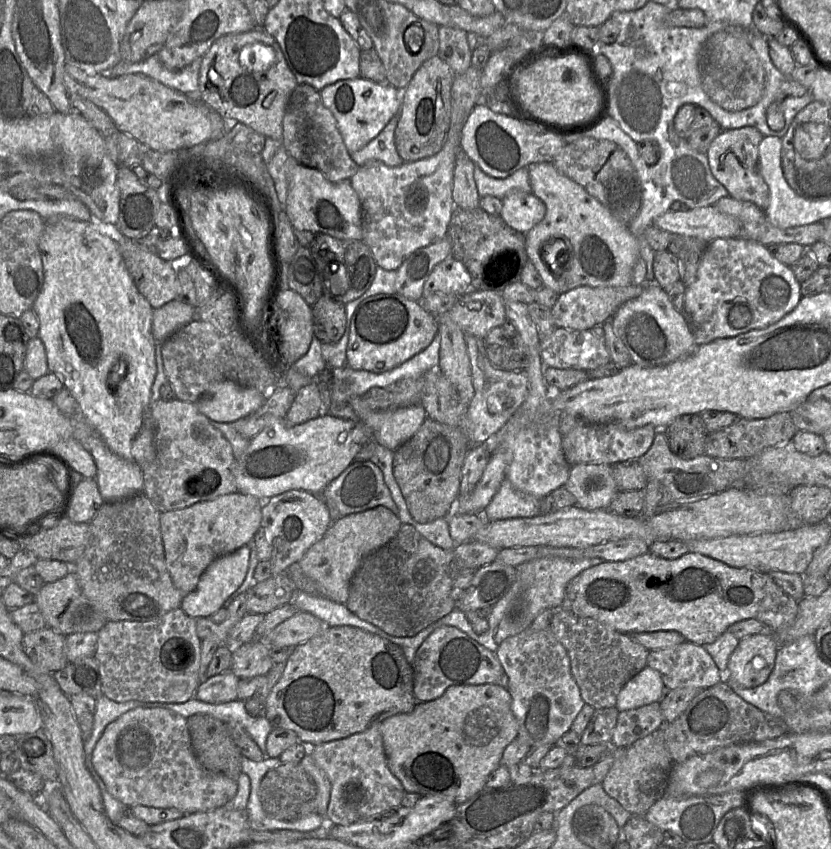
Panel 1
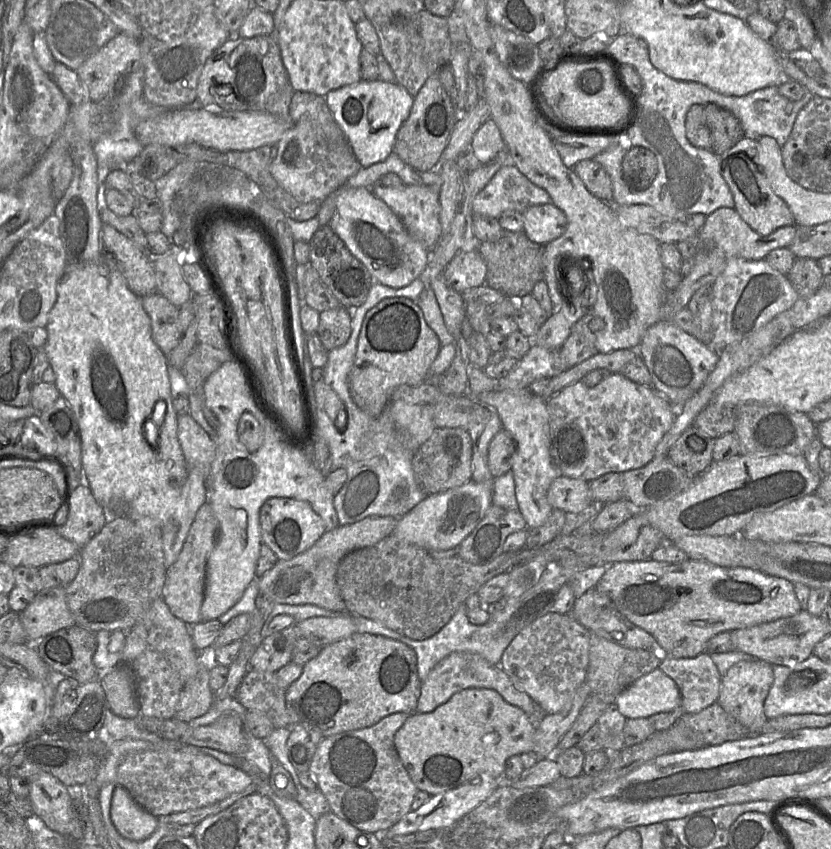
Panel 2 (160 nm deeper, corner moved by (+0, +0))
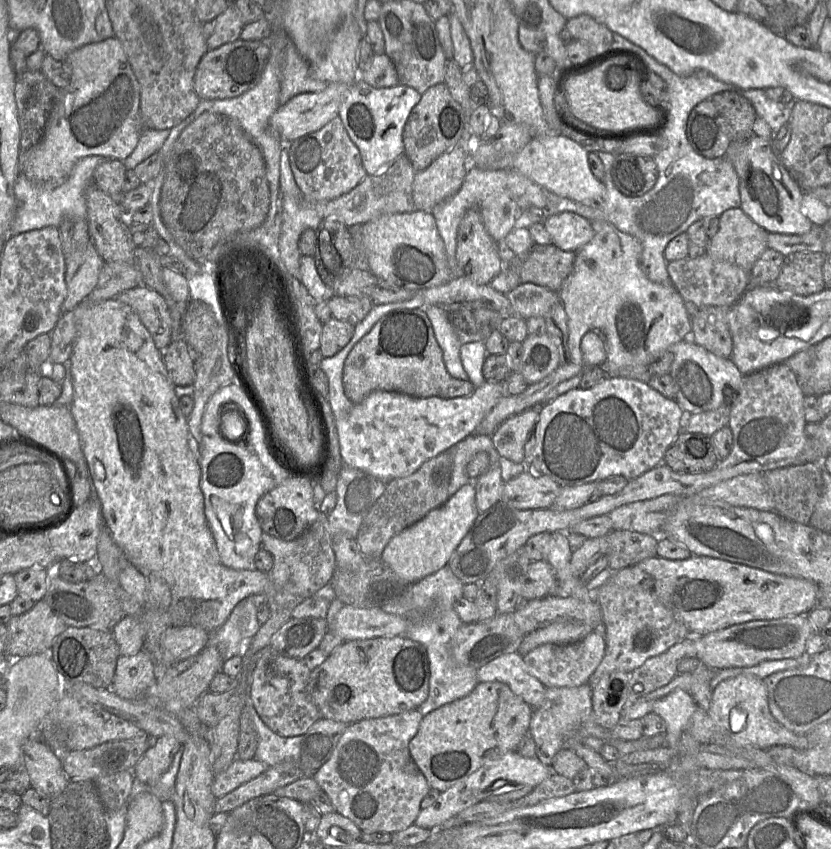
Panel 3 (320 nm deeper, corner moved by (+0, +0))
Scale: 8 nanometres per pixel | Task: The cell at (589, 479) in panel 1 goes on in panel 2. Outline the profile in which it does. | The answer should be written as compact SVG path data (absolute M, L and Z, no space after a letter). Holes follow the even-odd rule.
M563 475L552 482L547 499L553 508L574 514L580 513L593 502L589 482Z

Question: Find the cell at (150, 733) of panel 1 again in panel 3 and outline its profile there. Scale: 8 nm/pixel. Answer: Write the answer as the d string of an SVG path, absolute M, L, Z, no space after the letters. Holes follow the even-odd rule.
M236 758L224 771L214 775L211 791L218 799L256 778L266 771L268 767L264 762L256 758L251 760Z

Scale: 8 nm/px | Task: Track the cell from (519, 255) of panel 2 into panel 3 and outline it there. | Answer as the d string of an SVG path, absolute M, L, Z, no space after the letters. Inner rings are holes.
M534 244L518 265L521 283L533 283L558 291L572 273L575 252L565 251L553 244Z

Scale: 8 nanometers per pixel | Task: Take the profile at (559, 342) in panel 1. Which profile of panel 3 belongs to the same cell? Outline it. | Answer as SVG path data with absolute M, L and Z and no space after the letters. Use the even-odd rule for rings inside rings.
M485 381L469 396L456 398L413 397L395 391L373 391L362 402L354 404L347 415L336 419L342 461L384 483L409 476L424 462L474 434L485 416L503 396L508 395L505 395L502 382L491 381Z

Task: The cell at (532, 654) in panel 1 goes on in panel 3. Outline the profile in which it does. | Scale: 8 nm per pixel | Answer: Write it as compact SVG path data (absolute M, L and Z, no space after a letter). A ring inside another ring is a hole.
M593 631L580 641L570 644L543 644L523 656L528 672L546 688L578 687L587 684L589 678L601 663L606 650L604 636Z

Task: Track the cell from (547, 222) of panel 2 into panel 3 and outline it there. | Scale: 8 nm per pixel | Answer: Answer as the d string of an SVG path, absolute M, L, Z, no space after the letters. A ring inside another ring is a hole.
M561 212L548 217L543 225L554 246L576 252L594 236L591 221L574 212Z

